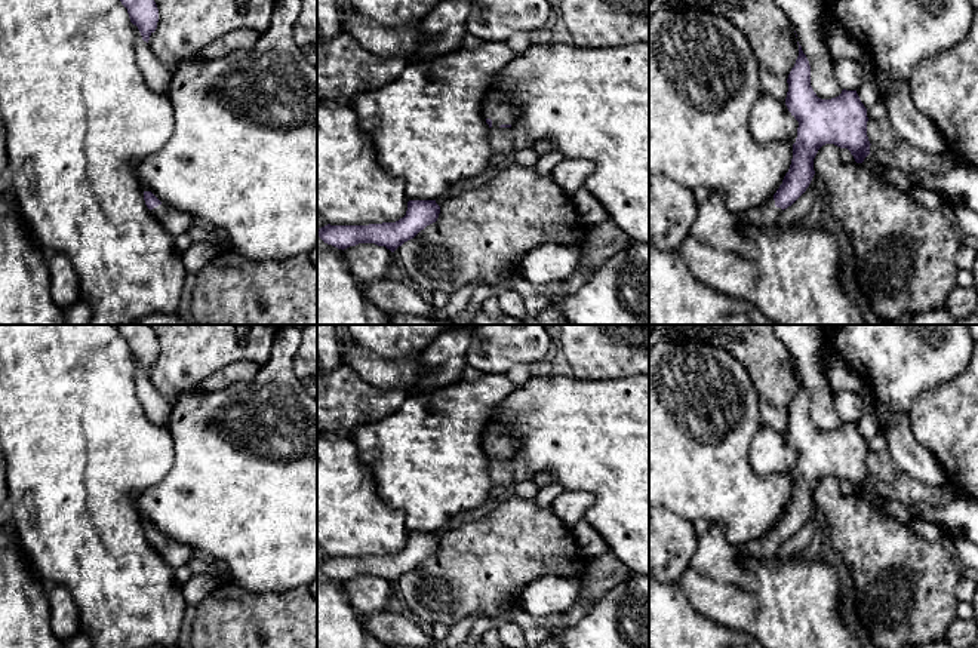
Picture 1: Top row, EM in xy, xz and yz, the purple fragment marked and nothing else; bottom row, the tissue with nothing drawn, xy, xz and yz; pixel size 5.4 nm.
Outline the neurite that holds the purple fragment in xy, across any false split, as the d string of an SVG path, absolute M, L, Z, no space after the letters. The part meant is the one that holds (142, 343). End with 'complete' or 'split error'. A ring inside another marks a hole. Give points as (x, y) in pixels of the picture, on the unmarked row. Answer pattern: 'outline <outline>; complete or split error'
outline M117 325L127 341L130 354L138 359L142 372L148 375L159 354L159 341L150 325Z; complete

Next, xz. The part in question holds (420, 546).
outline M409 532L403 550L396 555L369 558L325 558L317 568L327 577L347 581L359 575L375 575L394 584L405 574L413 571L427 558L437 553L440 538L436 532Z; complete

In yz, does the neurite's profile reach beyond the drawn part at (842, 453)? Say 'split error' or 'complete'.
split error

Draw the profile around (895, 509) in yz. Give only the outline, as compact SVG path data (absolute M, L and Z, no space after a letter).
M886 500L882 506L883 512L902 523L910 523L913 516L910 515L907 506L899 501Z

